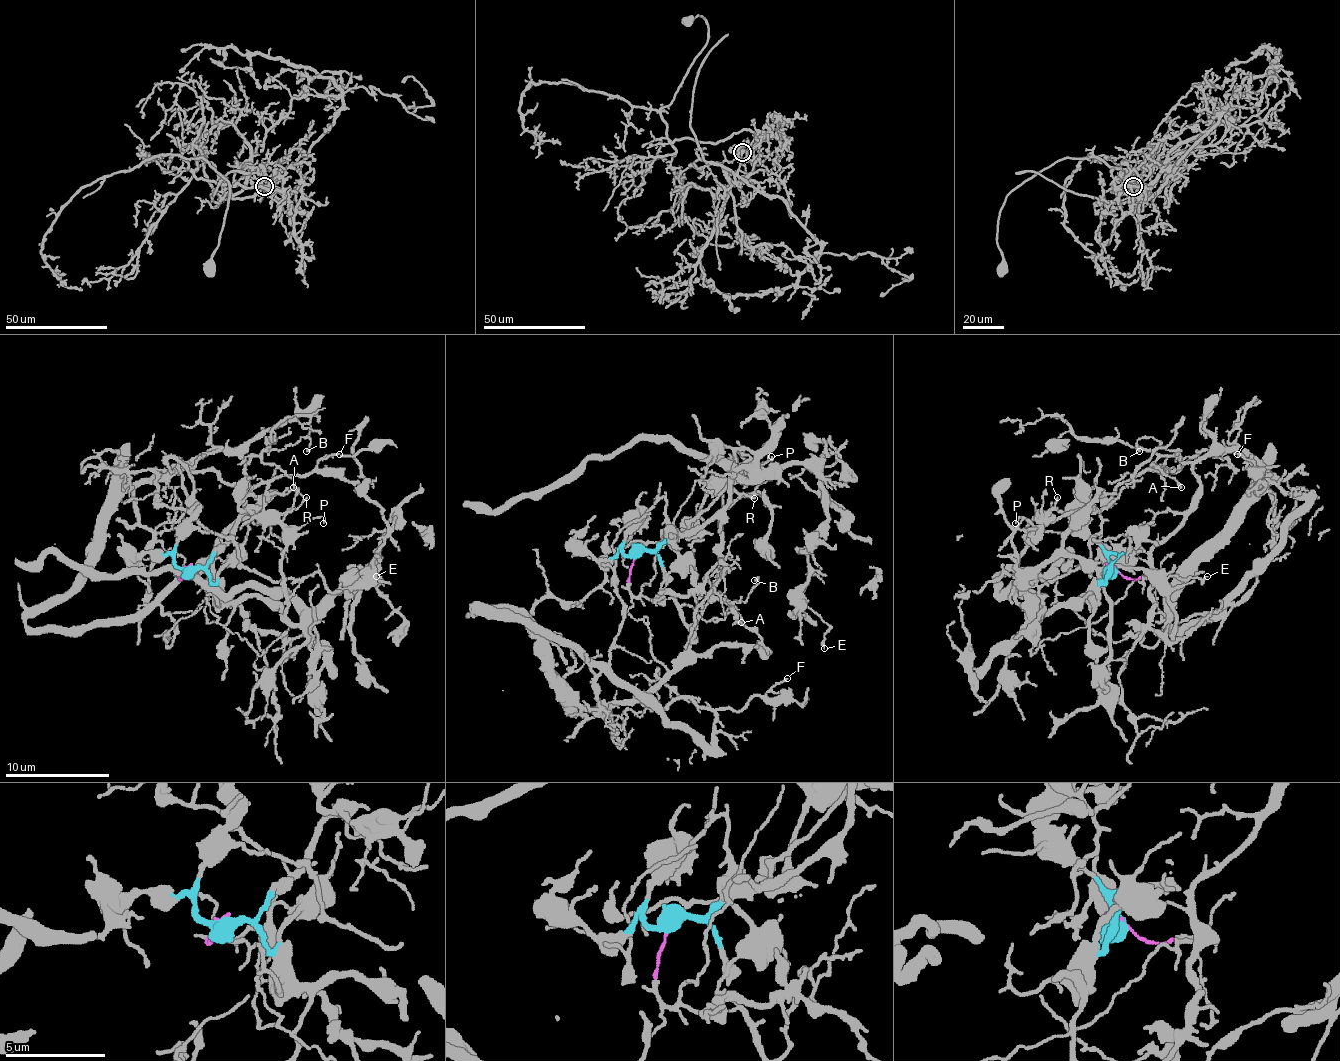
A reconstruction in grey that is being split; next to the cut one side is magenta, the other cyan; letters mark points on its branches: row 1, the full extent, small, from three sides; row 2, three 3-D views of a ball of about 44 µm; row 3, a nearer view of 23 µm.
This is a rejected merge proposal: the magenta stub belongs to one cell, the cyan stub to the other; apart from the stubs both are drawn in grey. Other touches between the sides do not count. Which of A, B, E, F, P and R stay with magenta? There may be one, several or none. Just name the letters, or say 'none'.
A, B, F

